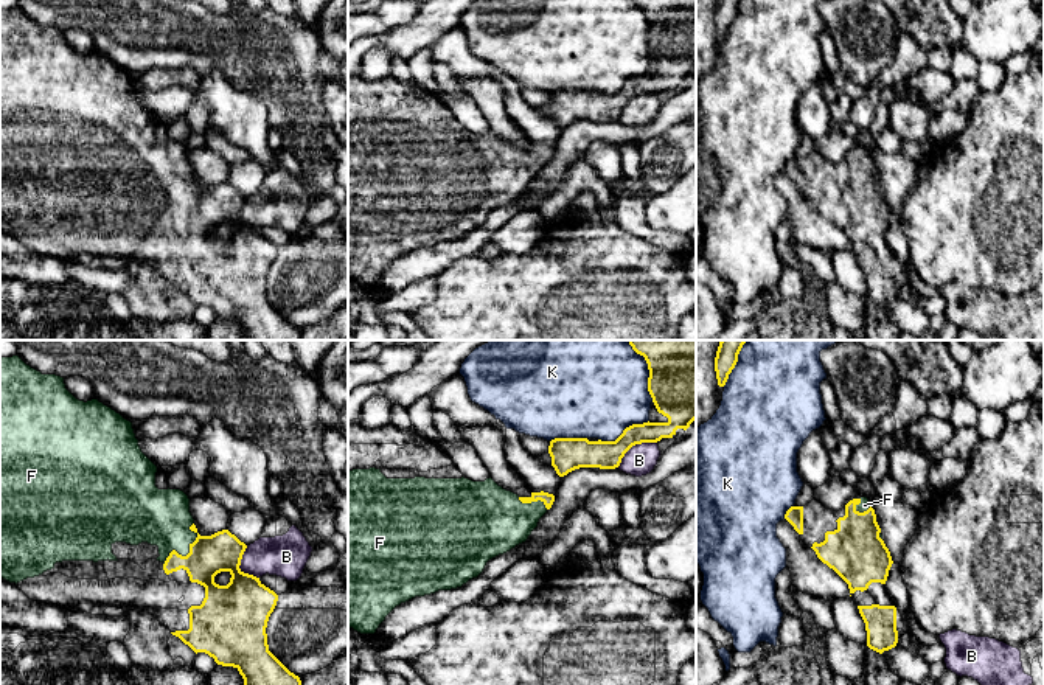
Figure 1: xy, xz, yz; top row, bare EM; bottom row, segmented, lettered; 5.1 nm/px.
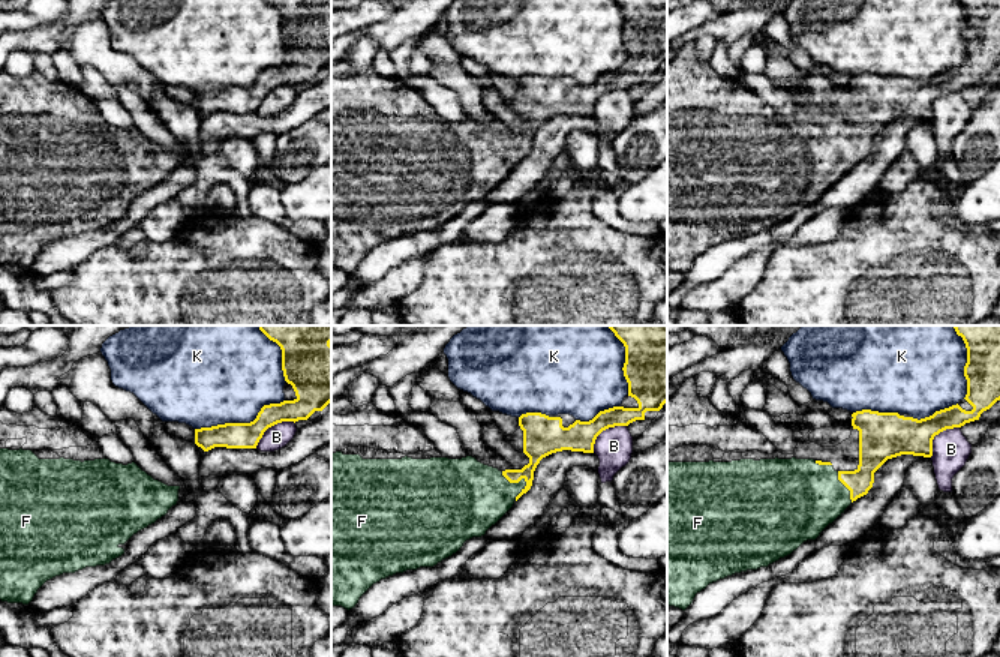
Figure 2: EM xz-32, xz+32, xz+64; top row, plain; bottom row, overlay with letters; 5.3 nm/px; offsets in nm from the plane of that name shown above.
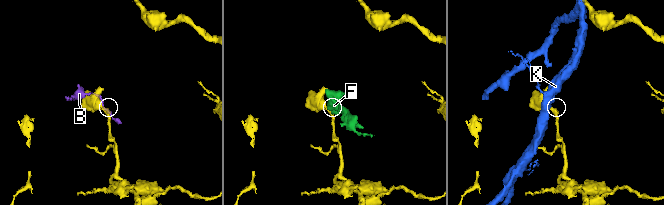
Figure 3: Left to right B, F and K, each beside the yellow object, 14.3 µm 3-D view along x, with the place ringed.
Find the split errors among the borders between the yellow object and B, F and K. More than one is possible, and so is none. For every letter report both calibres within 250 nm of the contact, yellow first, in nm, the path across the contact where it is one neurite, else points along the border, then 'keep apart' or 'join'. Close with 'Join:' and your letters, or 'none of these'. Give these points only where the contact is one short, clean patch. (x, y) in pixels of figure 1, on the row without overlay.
B: 140/160 nm | keep apart
F: 200/300 nm | join
K: 380/440 nm | keep apart
Join: F

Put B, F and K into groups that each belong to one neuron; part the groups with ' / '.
B / F / K

